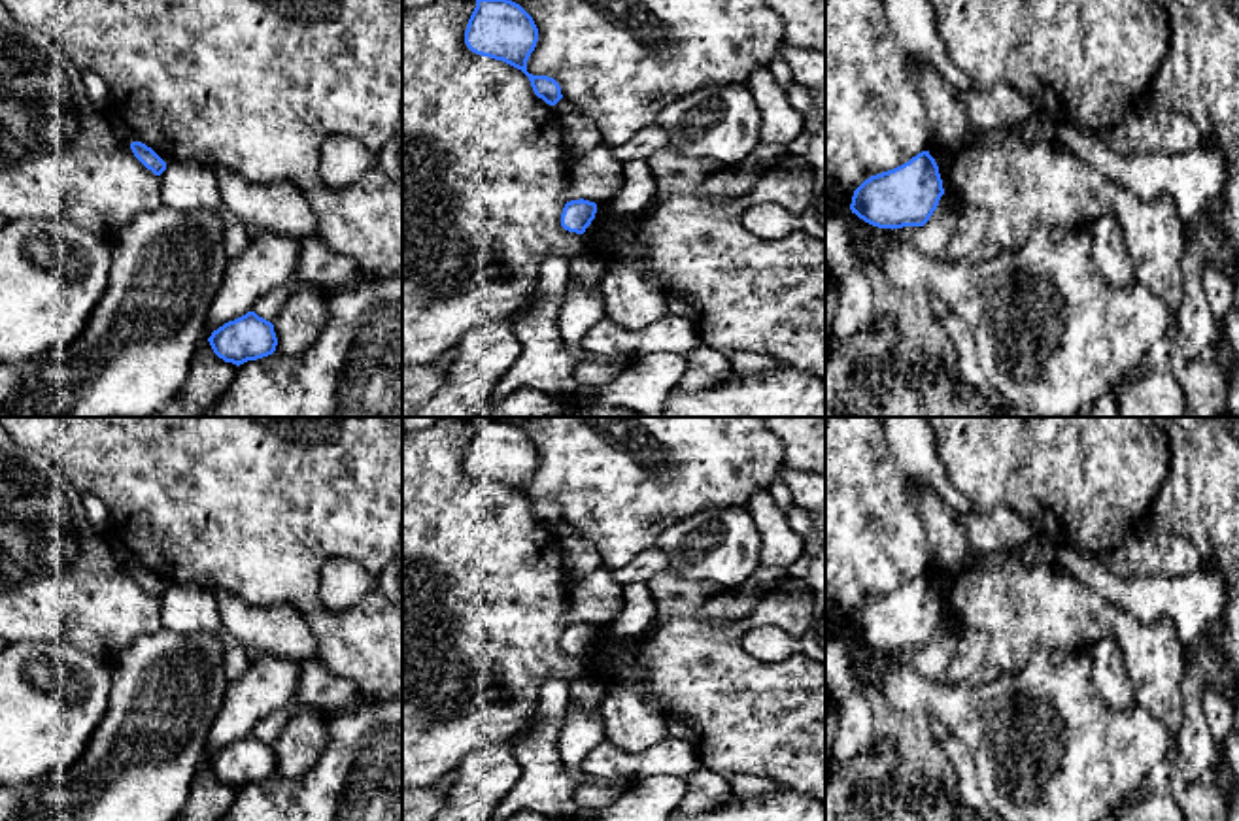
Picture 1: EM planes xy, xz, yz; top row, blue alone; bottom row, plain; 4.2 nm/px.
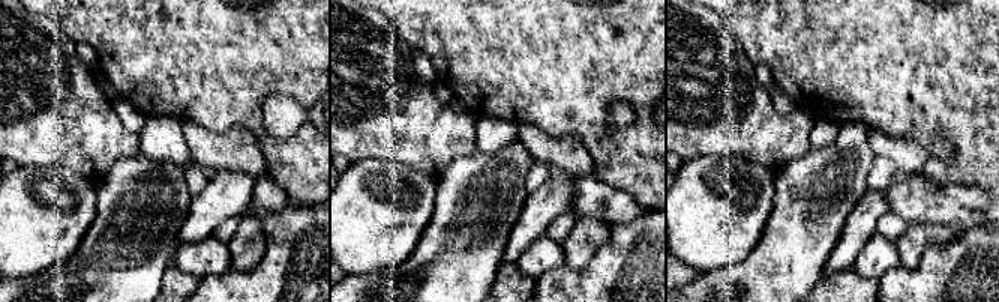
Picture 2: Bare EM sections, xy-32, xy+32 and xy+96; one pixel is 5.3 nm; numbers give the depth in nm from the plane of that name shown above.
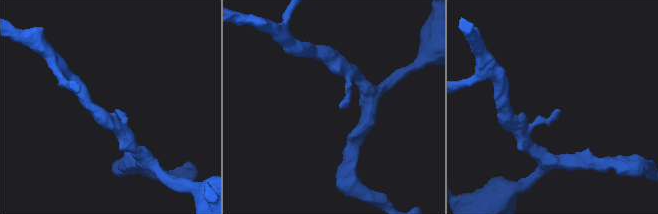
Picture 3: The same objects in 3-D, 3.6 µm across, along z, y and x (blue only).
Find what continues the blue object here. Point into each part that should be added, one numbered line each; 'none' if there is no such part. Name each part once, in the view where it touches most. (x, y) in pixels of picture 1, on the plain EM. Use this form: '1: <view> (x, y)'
none

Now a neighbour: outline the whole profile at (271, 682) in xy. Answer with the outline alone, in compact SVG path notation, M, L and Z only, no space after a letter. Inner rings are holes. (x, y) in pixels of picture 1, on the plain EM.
M257 655L246 674L232 679L223 706L210 727L206 764L213 753L253 734L255 725L283 706L295 706L300 662Z

